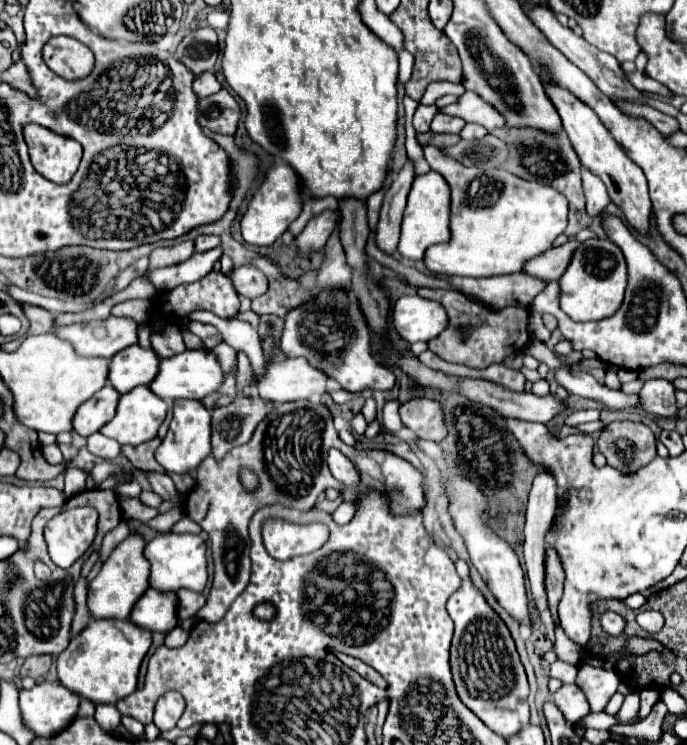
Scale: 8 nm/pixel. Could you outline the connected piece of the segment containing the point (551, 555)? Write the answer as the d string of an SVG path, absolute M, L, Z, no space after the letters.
M549 549L547 551L547 597L549 597L549 609L555 625L558 621L557 605L563 595L563 581L565 581L565 571L561 559L555 549Z

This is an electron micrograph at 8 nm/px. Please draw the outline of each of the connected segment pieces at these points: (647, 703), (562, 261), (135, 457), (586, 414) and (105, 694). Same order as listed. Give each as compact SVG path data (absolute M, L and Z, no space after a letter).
M655 687L644 689L640 692L639 721L642 721L649 715L651 707L659 701L660 697L660 690Z
M567 241L561 247L551 247L545 253L529 259L523 265L523 273L541 279L541 281L557 281L559 275L567 269L567 259L571 259L571 251L577 247L577 241Z
M155 437L155 439L151 439L151 441L147 441L147 443L141 443L141 445L137 445L137 447L131 447L131 445L125 445L121 451L123 451L123 455L135 465L135 469L141 469L141 471L159 471L159 473L165 473L163 469L161 469L161 465L157 463L157 459L155 459L155 449L159 447L159 443L161 443L161 439L159 437Z
M597 409L575 411L575 413L571 413L571 415L565 419L565 423L567 423L569 427L575 427L575 425L579 425L579 423L587 423L587 421L599 421L599 411L597 411Z
M99 619L99 623L89 623L79 635L75 635L69 643L69 647L57 657L57 679L63 687L73 691L79 697L85 697L93 701L95 705L99 703L111 703L115 705L123 697L131 695L137 689L137 675L139 675L139 665L143 657L147 655L151 647L151 633L143 631L141 627L135 627L131 621L115 621L115 619Z

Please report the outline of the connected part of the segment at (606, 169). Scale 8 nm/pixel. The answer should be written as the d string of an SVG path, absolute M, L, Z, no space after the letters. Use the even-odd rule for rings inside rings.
M543 81L543 87L563 121L563 129L569 135L569 141L573 143L573 149L577 151L581 165L595 171L603 179L603 183L607 185L607 191L611 195L611 201L617 207L621 207L627 223L635 231L647 233L649 219L651 219L651 199L649 199L647 179L645 179L643 171L625 155L625 151L613 139L611 131L601 123L601 119L597 117L597 113L591 107L587 107L583 101L579 101L569 89L563 89L563 87L555 85L553 81L551 83Z

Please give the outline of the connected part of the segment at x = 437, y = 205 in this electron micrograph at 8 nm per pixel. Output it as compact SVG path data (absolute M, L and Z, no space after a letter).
M435 171L415 175L415 181L407 197L407 207L401 223L401 241L397 251L407 259L419 261L423 259L423 253L429 245L445 241L449 241L449 187L445 179Z

